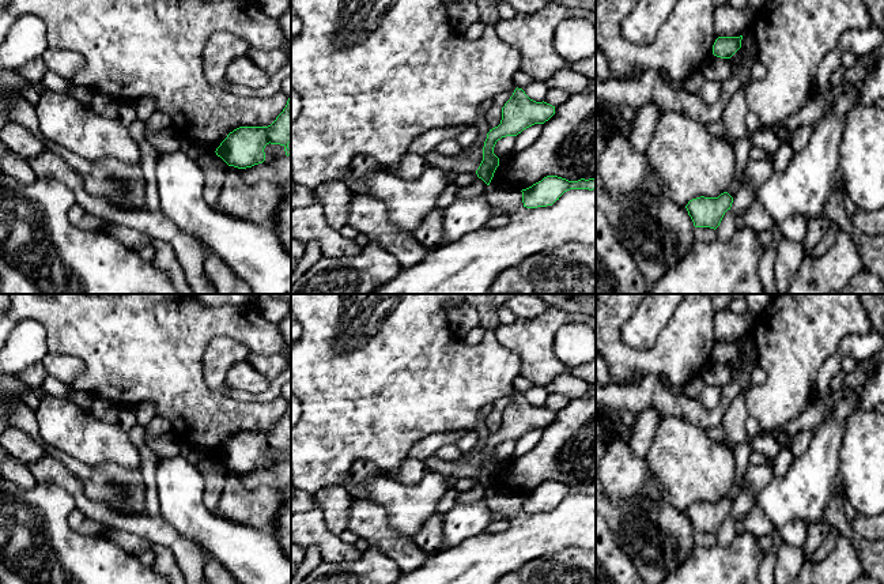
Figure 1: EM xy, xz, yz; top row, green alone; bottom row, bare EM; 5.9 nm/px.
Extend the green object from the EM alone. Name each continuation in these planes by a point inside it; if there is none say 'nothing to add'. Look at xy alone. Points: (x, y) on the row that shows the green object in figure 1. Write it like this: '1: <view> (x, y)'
nothing to add

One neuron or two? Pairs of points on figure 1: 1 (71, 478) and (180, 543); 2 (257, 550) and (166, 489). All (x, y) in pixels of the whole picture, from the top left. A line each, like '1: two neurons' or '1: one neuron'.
1: one neuron
2: one neuron

